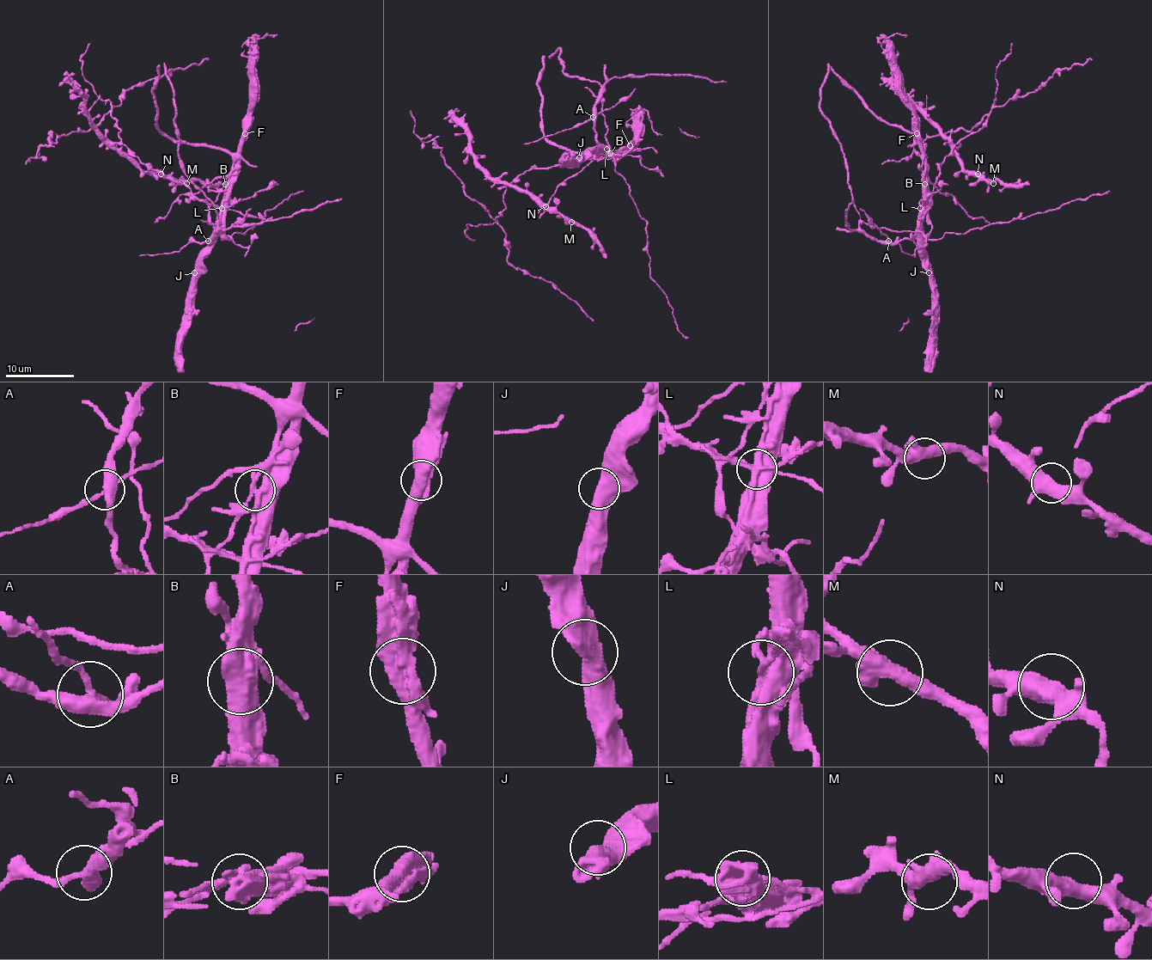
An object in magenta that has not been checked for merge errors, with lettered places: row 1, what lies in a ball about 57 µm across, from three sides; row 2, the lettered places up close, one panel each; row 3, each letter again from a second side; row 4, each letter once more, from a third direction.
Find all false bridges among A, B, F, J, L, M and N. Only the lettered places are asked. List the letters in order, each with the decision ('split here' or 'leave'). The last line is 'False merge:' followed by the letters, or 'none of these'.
A: split here
B: split here
F: leave
J: leave
L: split here
M: leave
N: leave
False merge: A, B, L

